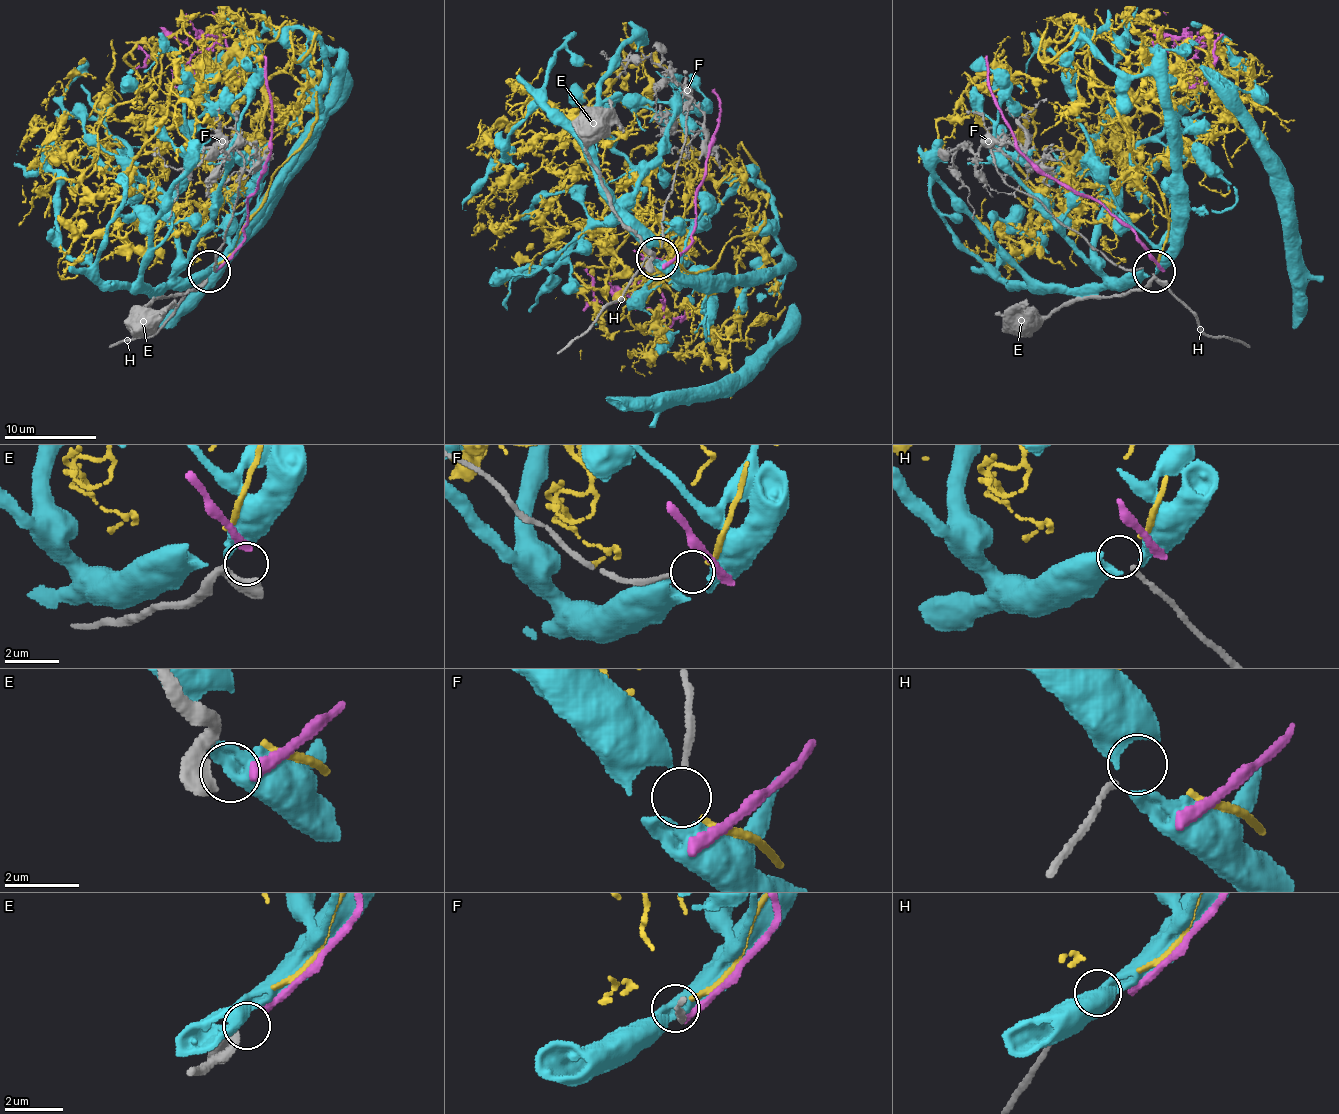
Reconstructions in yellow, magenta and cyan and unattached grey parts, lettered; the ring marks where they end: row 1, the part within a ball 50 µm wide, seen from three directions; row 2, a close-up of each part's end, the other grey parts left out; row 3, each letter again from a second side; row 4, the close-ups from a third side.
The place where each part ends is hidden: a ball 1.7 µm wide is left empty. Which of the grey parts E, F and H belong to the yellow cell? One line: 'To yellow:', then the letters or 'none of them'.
To yellow: F

